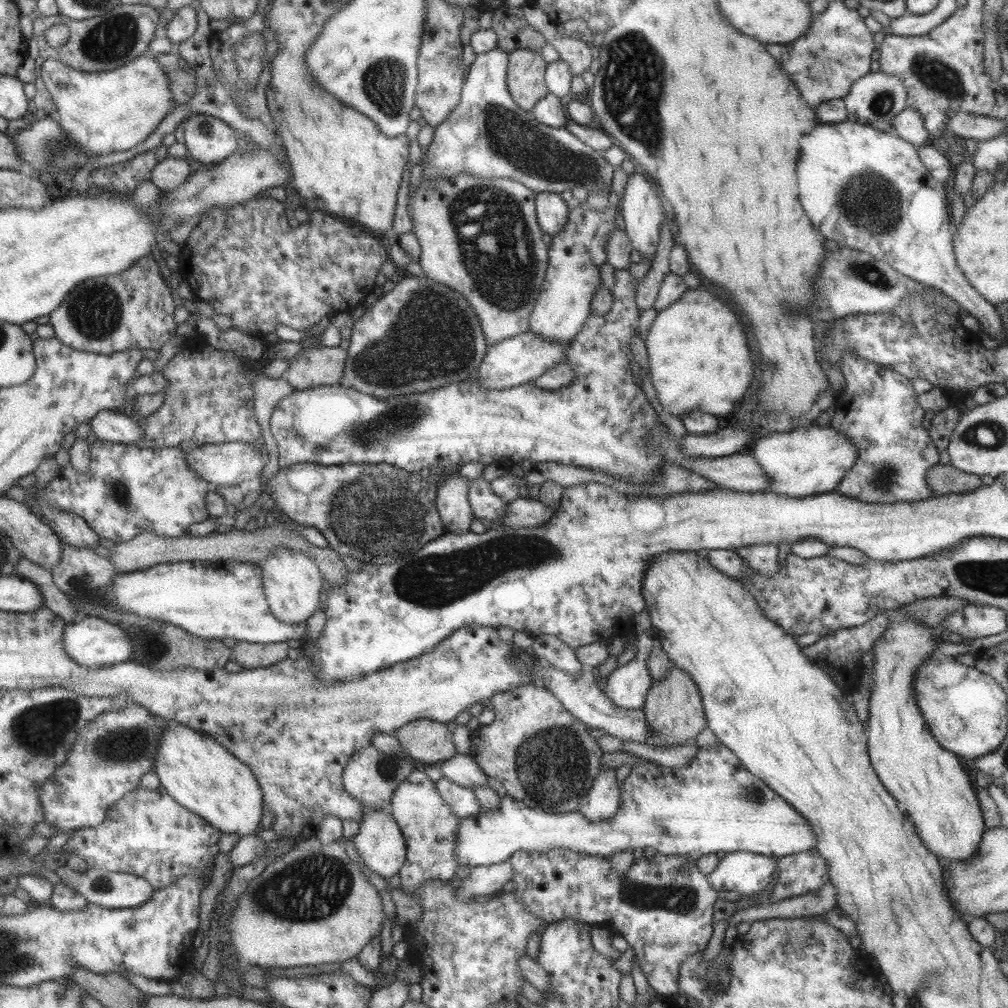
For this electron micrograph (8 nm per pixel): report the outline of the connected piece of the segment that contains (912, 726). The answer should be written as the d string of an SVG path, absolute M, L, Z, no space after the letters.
M900 619L892 621L886 630L876 639L872 646L874 663L872 672L863 672L860 684L869 688L871 695L870 720L868 720L868 749L871 766L878 779L888 792L900 804L904 804L909 819L915 824L922 844L930 852L950 861L965 861L978 852L980 840L984 838L987 826L984 822L983 812L977 799L977 788L962 768L961 758L953 752L945 750L928 730L924 722L920 707L916 704L915 674L930 657L939 655L938 640L934 637L933 628L916 619Z

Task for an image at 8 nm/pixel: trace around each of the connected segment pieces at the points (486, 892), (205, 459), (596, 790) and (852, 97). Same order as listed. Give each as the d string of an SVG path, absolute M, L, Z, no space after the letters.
M509 859L489 865L480 865L471 868L471 873L462 879L457 888L458 898L461 901L474 899L476 896L489 896L500 892L506 882L513 880L514 871Z
M226 442L218 444L205 444L195 449L185 451L186 464L205 482L220 488L236 486L244 480L252 480L260 476L262 468L268 462L266 451L257 450L245 442Z
M600 764L592 789L580 801L579 811L588 822L600 822L614 816L620 803L621 790L616 781L616 769Z
M872 72L865 74L852 84L852 88L848 94L843 98L845 107L850 116L856 116L860 120L865 121L865 124L873 126L878 130L892 130L892 119L900 114L901 110L906 108L906 101L908 93L906 92L904 84L899 78L884 74L883 72Z

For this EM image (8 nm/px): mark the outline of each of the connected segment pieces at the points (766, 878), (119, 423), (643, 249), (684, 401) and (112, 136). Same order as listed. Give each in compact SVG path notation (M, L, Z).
M742 851L721 855L715 870L708 876L717 891L737 890L741 892L742 896L745 896L758 894L761 890L772 888L777 872L773 857Z
M101 410L89 423L91 424L91 432L97 440L132 445L141 438L141 430L137 421L131 415L126 415L124 410Z
M632 173L624 185L622 206L622 218L626 223L626 233L634 250L641 255L642 261L653 262L660 243L662 223L664 223L664 209L661 196L652 180L644 173Z
M702 283L658 312L646 337L651 381L666 412L681 419L687 410L730 414L754 380L754 362L746 332L730 306Z
M140 55L114 70L84 72L74 70L65 63L46 59L41 63L41 78L56 103L59 123L71 138L73 145L78 145L92 156L107 155L116 151L136 148L154 132L166 115L174 107L175 100L171 91L171 80L156 58Z

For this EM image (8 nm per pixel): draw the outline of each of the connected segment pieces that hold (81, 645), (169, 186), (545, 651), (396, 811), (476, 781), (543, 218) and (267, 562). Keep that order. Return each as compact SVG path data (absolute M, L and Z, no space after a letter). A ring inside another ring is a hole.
M86 616L64 627L63 638L67 654L79 665L97 669L125 663L130 660L133 653L132 638L120 626L112 624L100 617Z
M166 157L152 171L151 181L162 190L174 190L187 182L191 175L187 159Z
M539 634L533 636L533 645L530 653L543 661L554 665L565 673L577 677L584 666L576 658L575 649L568 646L561 638L551 634Z
M414 768L394 791L388 809L401 828L406 842L407 854L398 874L401 876L400 890L411 892L428 879L449 881L456 877L459 862L456 856L456 843L461 818L441 797L435 783L426 776L424 770Z
M457 754L438 765L443 778L448 778L450 782L454 782L458 786L474 790L478 787L488 787L488 776L470 754Z
M538 193L535 198L535 211L543 233L556 236L568 222L571 203L560 197L560 193Z
M281 546L272 553L272 556L264 560L262 568L263 589L269 609L280 622L300 624L306 622L316 610L319 610L324 577L316 561L307 554Z

